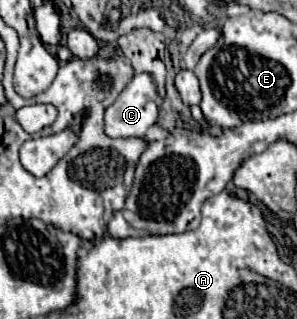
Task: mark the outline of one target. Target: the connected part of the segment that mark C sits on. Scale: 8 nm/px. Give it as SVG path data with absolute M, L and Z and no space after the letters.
M135 74L117 100L105 110L105 134L141 138L157 120L157 90L149 74Z

